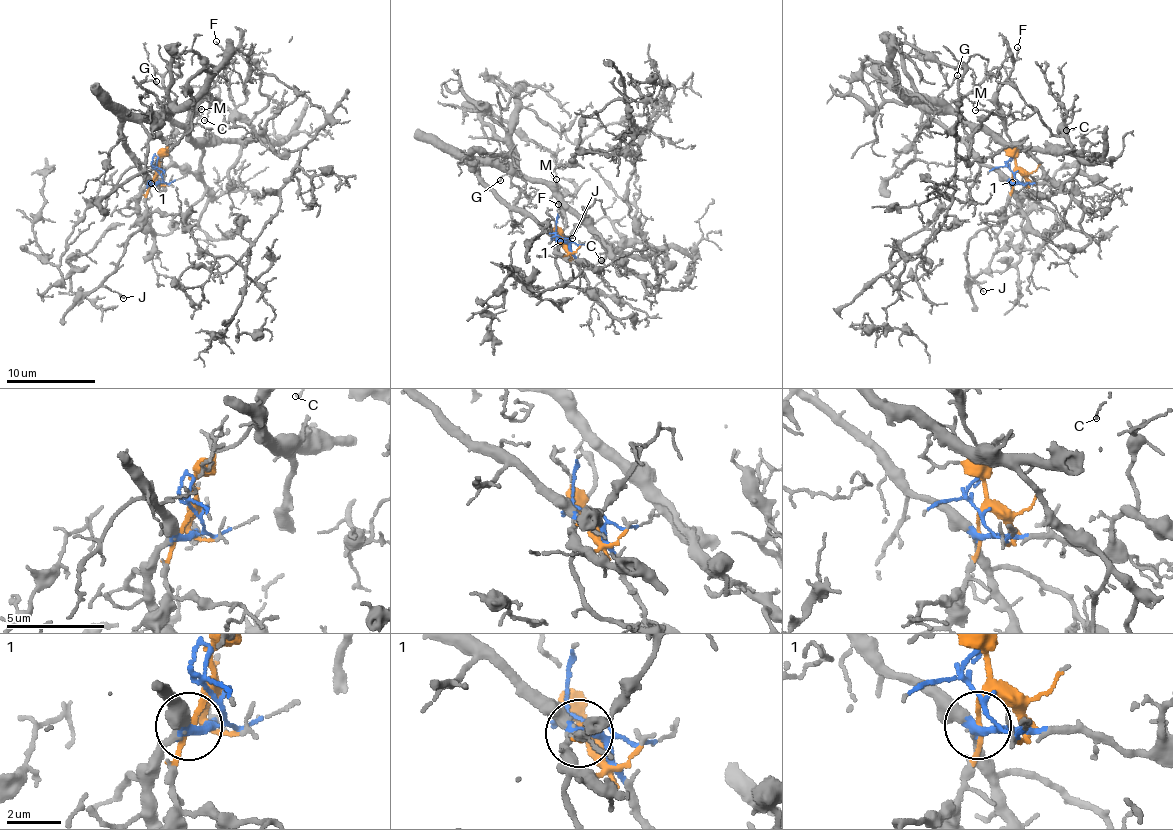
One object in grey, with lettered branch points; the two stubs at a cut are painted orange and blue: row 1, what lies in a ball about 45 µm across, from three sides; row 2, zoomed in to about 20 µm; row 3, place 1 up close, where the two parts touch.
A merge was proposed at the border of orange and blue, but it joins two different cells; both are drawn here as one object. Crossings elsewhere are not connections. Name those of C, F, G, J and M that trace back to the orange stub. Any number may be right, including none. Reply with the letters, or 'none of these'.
F, J, M

